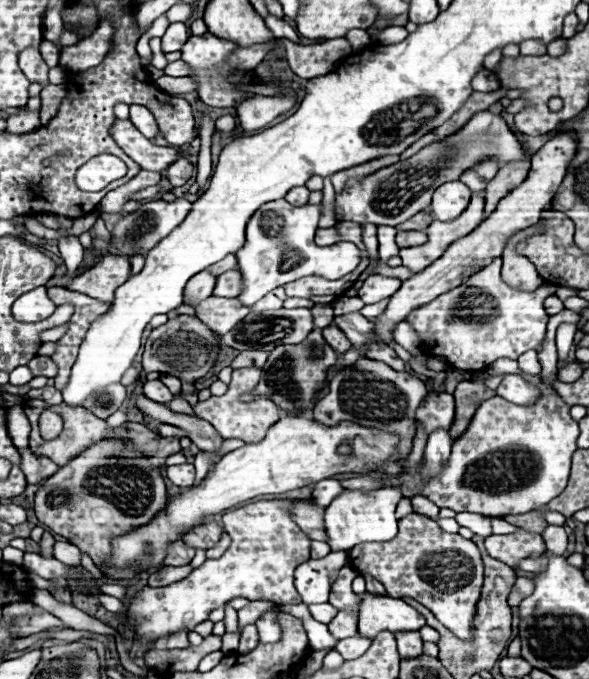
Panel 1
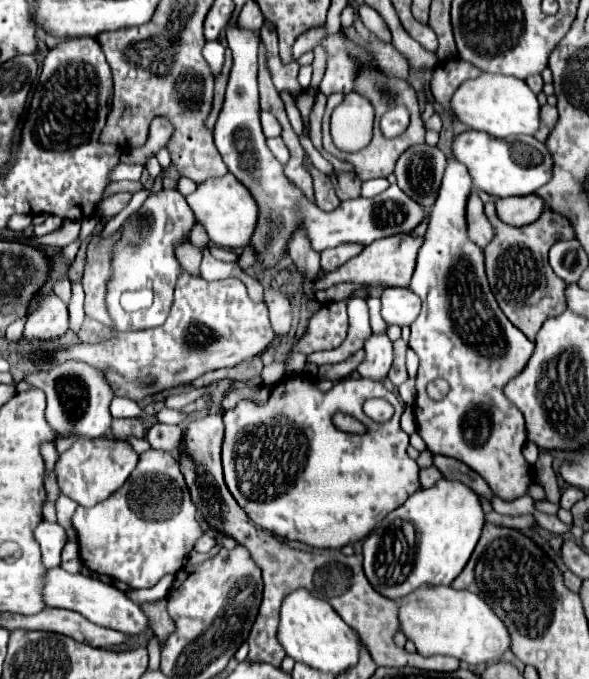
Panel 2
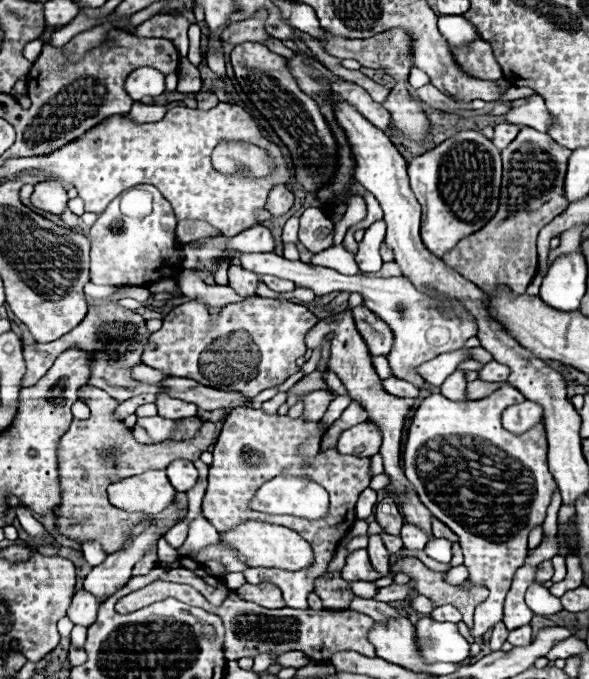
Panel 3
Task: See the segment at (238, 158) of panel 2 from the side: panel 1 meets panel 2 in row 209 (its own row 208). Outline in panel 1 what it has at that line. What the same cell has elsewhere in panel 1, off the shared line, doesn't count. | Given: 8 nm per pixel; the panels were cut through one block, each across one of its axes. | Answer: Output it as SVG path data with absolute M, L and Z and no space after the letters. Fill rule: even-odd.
M484 110L478 112L462 130L444 138L442 142L434 142L422 148L412 158L382 168L376 174L364 178L362 182L352 180L342 194L336 194L336 219L386 226L402 224L430 206L430 198L438 186L442 186L444 182L458 180L464 170L490 156L496 156L502 164L514 160L530 160L530 156L524 154L522 144L516 140L514 132L510 132L510 128L506 126L504 118L500 114ZM286 200L260 206L246 226L246 244L236 252L238 270L242 274L242 306L254 306L260 298L278 286L304 276L324 276L338 280L350 274L360 263L360 250L354 243L338 242L332 246L314 244L314 234L320 218L320 206L290 206ZM284 220L284 222L282 222Z

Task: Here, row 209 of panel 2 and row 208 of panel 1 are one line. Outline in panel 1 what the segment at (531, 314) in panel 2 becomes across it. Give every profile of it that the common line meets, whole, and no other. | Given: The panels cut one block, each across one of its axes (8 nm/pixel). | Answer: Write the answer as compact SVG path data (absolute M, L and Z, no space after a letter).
M508 162L506 166L502 166L484 190L484 198L486 198L484 214L488 216L506 194L518 188L526 180L528 172L530 172L530 162Z

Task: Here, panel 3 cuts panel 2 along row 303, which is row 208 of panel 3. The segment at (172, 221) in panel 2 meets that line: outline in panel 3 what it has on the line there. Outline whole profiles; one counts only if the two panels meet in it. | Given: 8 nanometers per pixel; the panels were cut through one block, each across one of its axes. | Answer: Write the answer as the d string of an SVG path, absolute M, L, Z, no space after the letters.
M136 186L114 198L90 230L90 278L94 284L150 286L182 272L176 216L154 186Z

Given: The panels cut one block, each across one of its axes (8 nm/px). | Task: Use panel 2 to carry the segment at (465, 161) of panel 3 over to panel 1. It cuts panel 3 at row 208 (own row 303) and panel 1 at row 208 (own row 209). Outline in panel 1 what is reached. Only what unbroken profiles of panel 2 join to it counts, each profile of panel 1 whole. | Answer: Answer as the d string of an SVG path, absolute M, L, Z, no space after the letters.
M460 180L438 186L438 190L434 192L434 198L432 198L434 218L444 220L444 222L458 218L458 214L462 214L462 210L466 210L470 196L472 196L472 190L466 184L462 184Z

